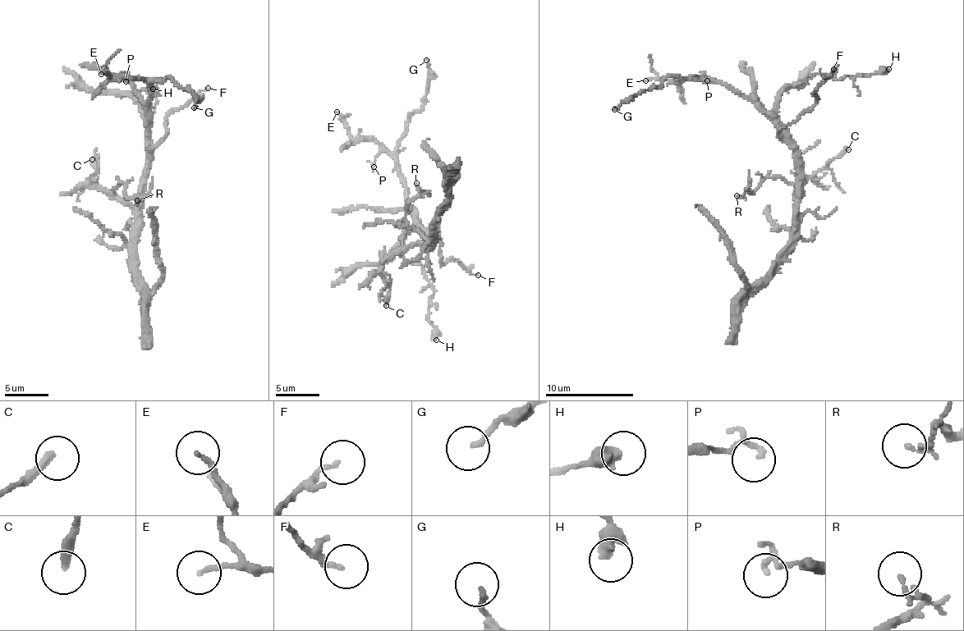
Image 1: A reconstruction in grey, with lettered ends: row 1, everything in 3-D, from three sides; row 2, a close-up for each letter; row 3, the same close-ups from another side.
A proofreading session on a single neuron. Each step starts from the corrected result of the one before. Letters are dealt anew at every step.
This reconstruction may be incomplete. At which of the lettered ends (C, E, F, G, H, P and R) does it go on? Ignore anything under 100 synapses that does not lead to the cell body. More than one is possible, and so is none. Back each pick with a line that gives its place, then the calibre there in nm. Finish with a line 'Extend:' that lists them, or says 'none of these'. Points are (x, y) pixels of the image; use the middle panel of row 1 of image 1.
Extend: none of these

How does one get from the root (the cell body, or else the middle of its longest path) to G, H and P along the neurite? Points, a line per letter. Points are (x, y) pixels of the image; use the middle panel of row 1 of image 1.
G: (429, 244), (408, 203), (406, 182), (398, 176), (397, 158), (397, 141), (426, 94), (426, 60)
H: (429, 244), (413, 228), (401, 239), (398, 250), (406, 259), (420, 264), (432, 286), (429, 322), (436, 340)
P: (429, 244), (414, 207), (408, 203), (406, 182), (398, 176), (398, 162), (382, 152), (375, 158), (374, 166)

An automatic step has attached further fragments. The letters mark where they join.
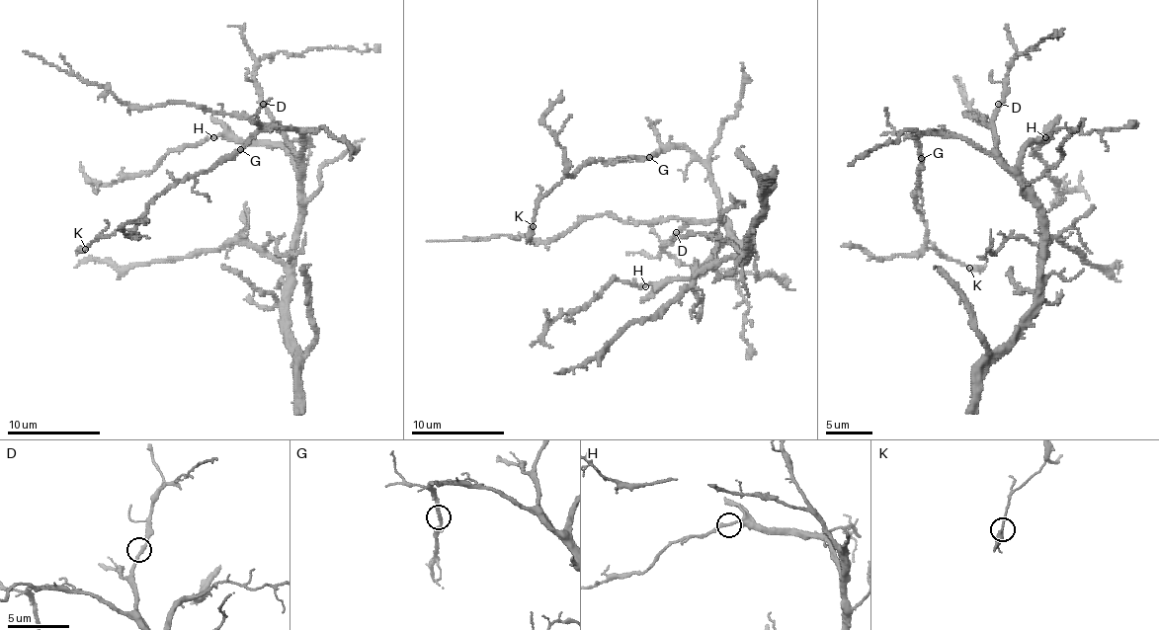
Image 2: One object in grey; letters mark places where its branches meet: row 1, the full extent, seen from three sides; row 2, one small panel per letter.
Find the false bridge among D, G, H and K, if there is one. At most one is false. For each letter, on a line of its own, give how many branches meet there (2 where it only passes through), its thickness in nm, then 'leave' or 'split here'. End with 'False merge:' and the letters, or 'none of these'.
D: branches 2; calibre 240 nm; leave
G: branches 2; calibre 280 nm; leave
H: branches 2; calibre 240 nm; leave
K: branches 2; calibre 320 nm; leave
False merge: none of these

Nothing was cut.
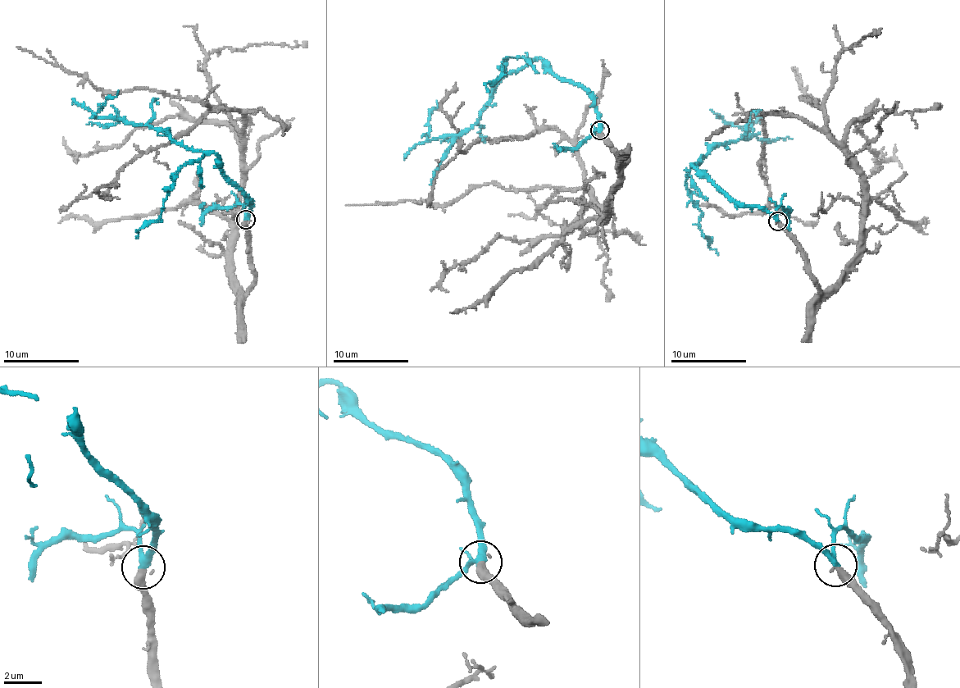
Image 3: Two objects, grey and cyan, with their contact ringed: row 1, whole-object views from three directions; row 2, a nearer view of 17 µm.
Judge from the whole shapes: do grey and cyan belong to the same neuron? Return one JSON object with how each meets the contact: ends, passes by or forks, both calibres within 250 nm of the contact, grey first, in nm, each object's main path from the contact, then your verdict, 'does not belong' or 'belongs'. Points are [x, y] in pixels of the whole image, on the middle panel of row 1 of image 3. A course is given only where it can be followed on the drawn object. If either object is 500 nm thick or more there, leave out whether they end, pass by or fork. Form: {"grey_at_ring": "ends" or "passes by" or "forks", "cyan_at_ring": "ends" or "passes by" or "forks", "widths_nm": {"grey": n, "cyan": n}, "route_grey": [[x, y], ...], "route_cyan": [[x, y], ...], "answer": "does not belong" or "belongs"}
{"grey_at_ring": "ends", "cyan_at_ring": "passes by", "widths_nm": {"grey": 440, "cyan": 280}, "route_grey": [[600, 129], [629, 162], [602, 217], [577, 148], [556, 129], [461, 150], [442, 110], [456, 82]], "route_cyan": [[600, 129], [595, 99], [539, 59], [492, 90], [469, 128], [430, 139], [436, 100]], "answer": "belongs"}

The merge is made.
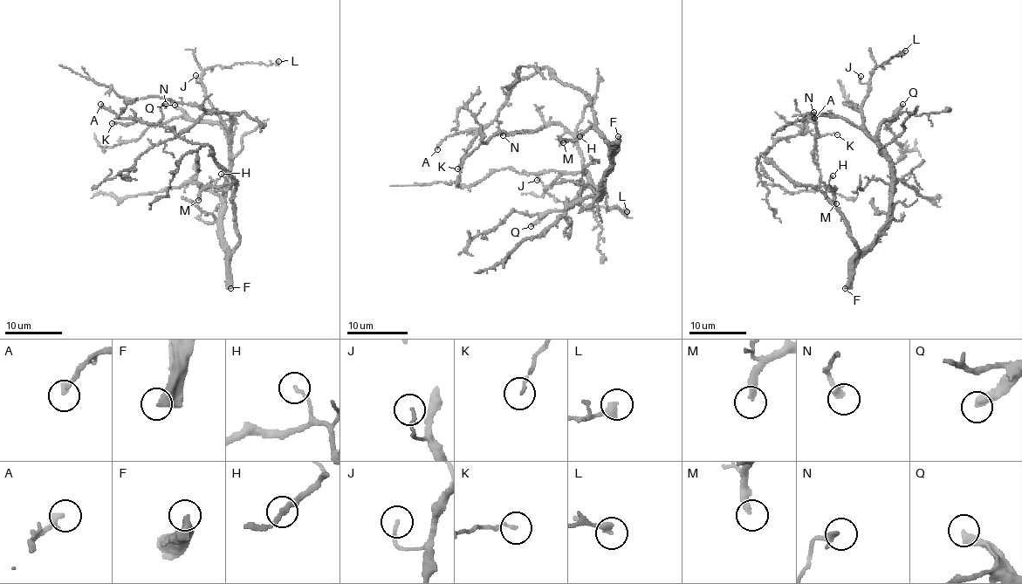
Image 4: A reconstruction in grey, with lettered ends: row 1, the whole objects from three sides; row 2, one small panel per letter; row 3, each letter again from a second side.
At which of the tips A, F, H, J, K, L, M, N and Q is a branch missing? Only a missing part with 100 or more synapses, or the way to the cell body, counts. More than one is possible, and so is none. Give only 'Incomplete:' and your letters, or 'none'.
Incomplete: F, Q

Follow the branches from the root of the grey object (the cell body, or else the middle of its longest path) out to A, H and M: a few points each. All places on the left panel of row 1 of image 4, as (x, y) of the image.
A: (223, 231), (231, 252), (239, 237), (236, 182), (209, 145), (100, 104)
H: (223, 231), (224, 243), (231, 252), (238, 242), (239, 233), (231, 186), (221, 174)
M: (223, 231), (224, 243), (231, 252), (239, 237), (231, 186), (228, 183), (208, 186), (200, 193), (198, 200)

